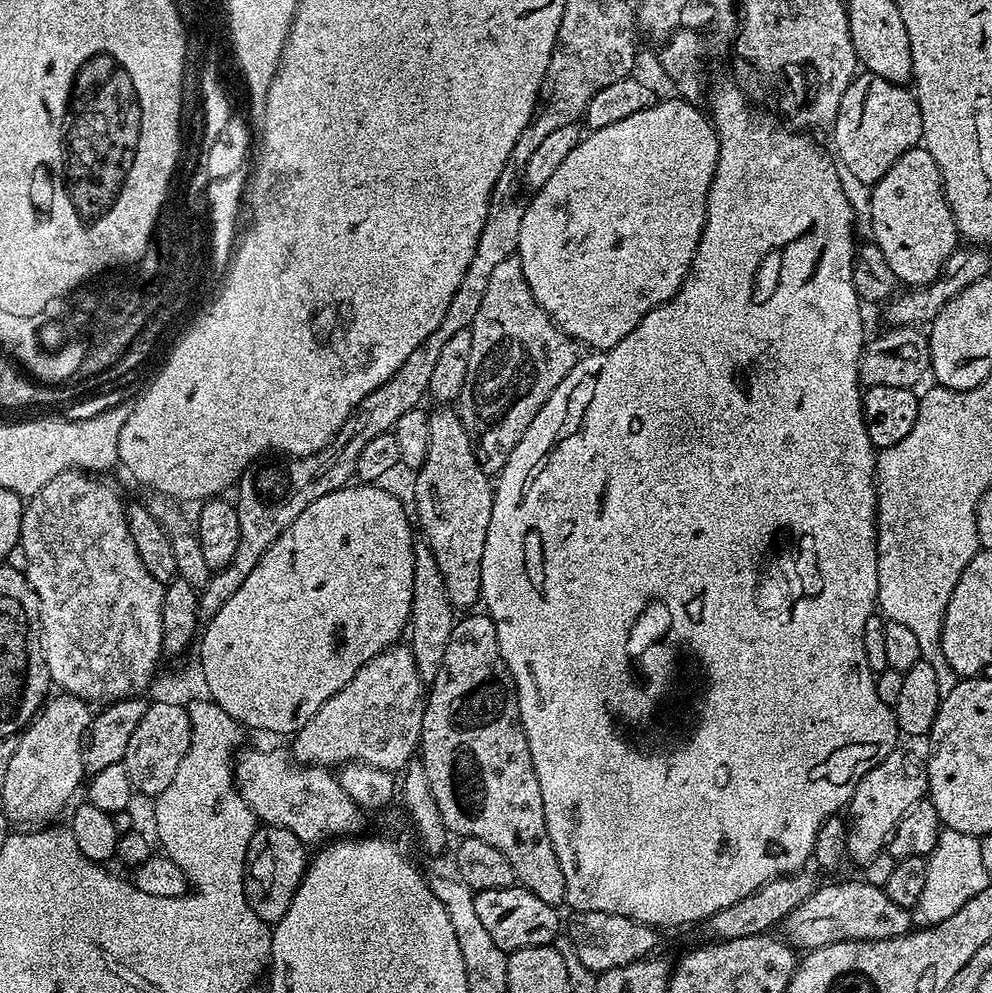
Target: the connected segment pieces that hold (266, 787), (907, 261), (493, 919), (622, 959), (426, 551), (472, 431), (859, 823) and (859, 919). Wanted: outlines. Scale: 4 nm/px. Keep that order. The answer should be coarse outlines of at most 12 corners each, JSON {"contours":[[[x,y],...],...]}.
{"contours":[[[243,752],[236,786],[257,821],[306,846],[365,831],[327,767]],[[906,150],[872,192],[871,239],[904,286],[958,247],[938,162]],[[523,886],[474,895],[505,954],[551,945],[562,920]],[[576,912],[571,951],[594,974],[655,953],[655,927]],[[427,546],[414,551],[410,647],[438,678],[458,619]],[[519,255],[491,272],[458,401],[499,474],[582,345]],[[896,747],[846,805],[847,859],[870,862],[914,802],[928,770]],[[863,879],[821,883],[778,925],[811,950],[913,931],[909,909]]]}

